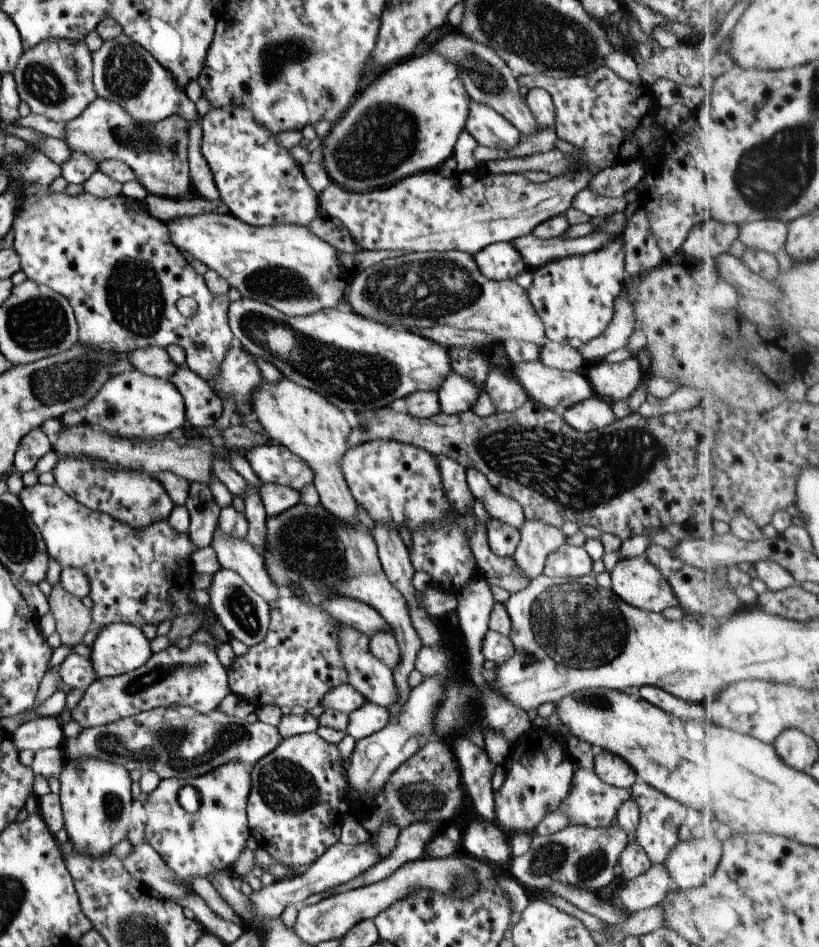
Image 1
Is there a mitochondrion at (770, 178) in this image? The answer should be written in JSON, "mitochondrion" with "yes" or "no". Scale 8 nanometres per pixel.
{"mitochondrion":"yes"}

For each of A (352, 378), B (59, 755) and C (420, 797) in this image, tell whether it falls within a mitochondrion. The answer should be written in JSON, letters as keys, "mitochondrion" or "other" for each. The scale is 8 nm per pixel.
{"A":"mitochondrion","B":"other","C":"mitochondrion"}

